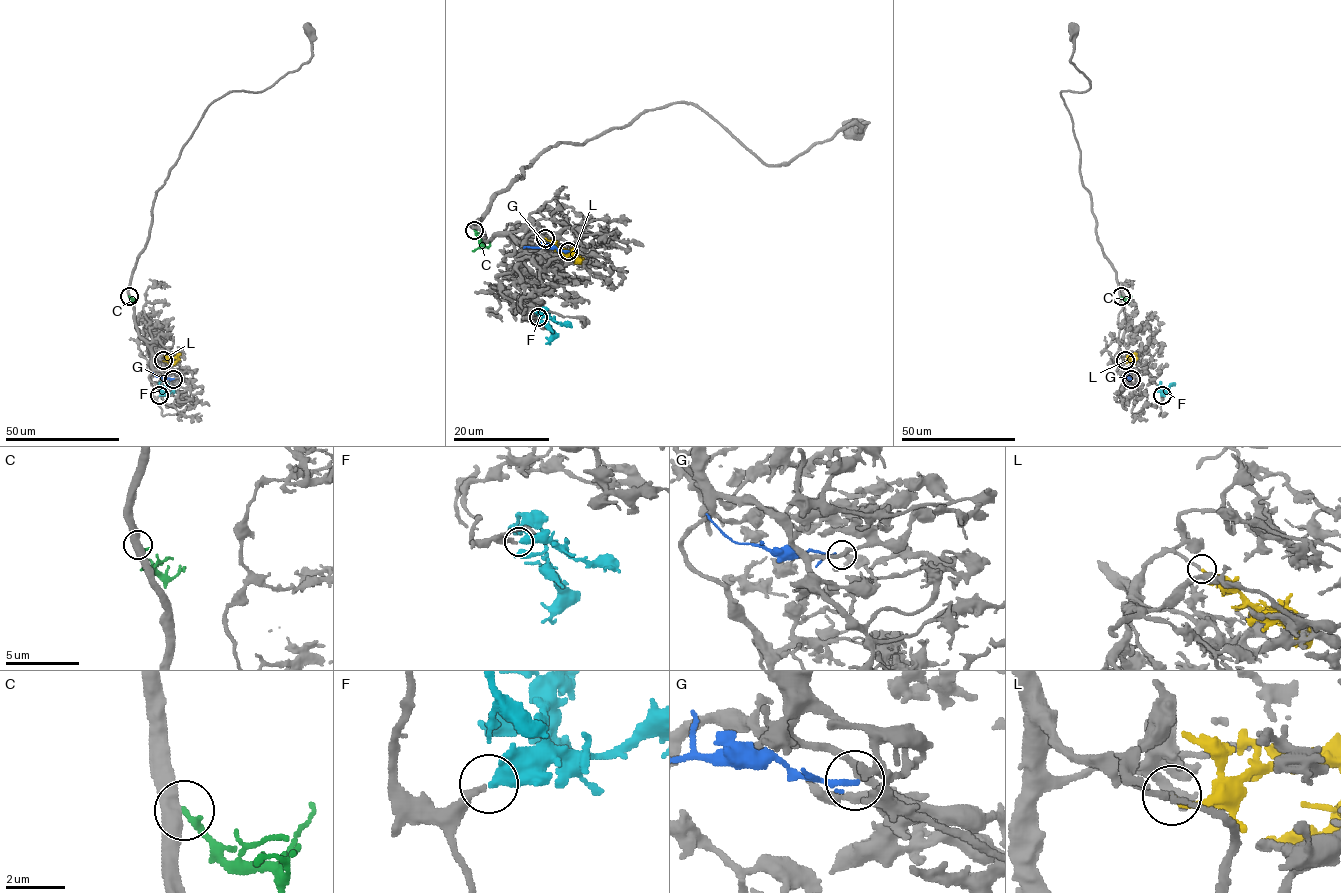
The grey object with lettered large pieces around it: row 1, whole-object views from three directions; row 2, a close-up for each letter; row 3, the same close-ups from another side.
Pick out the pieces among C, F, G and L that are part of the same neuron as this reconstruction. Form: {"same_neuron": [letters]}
{"same_neuron": ["F"]}

